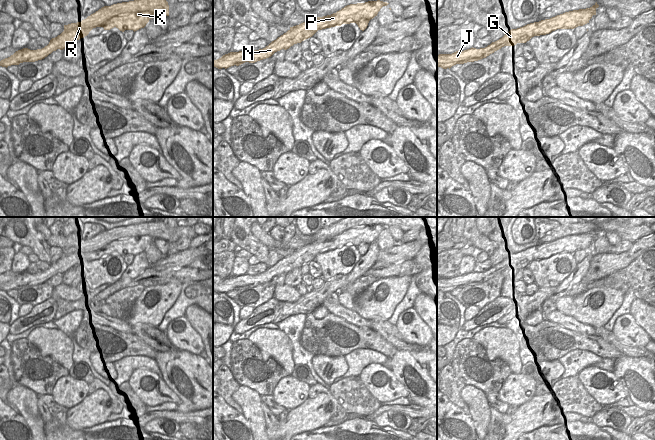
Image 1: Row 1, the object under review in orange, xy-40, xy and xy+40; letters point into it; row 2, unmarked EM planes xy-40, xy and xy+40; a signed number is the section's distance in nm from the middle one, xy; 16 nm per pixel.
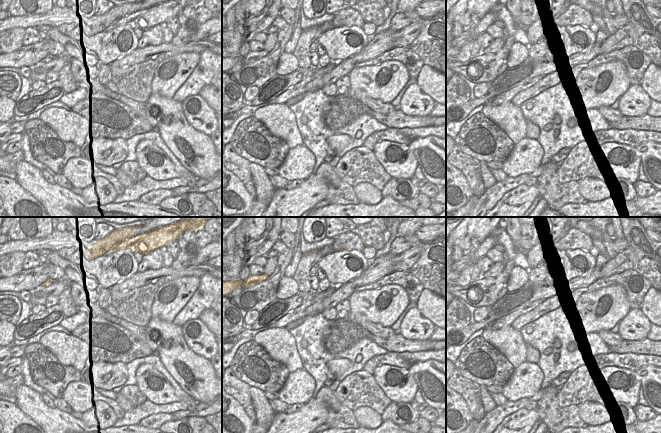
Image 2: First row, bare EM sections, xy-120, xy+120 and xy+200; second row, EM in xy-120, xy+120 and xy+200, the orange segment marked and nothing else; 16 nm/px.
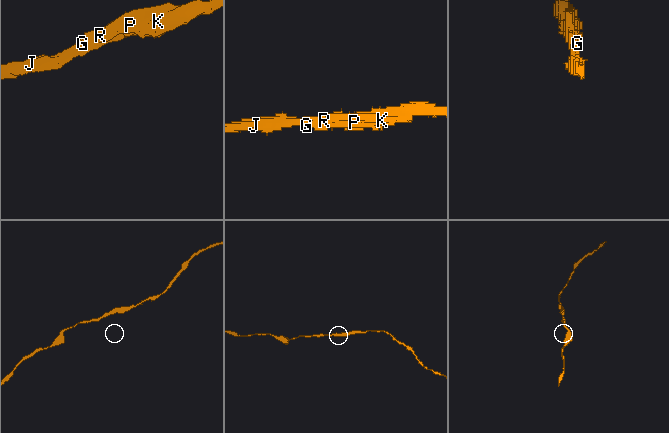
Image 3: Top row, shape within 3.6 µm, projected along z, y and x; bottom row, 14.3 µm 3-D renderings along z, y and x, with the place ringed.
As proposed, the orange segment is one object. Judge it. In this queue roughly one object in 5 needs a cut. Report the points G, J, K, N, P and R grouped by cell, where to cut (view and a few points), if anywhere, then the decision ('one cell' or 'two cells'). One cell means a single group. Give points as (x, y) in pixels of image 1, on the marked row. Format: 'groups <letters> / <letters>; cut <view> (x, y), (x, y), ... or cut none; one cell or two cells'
groups G J K N P R; cut none; one cell

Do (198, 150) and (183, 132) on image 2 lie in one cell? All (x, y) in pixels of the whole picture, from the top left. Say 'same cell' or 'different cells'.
same cell

